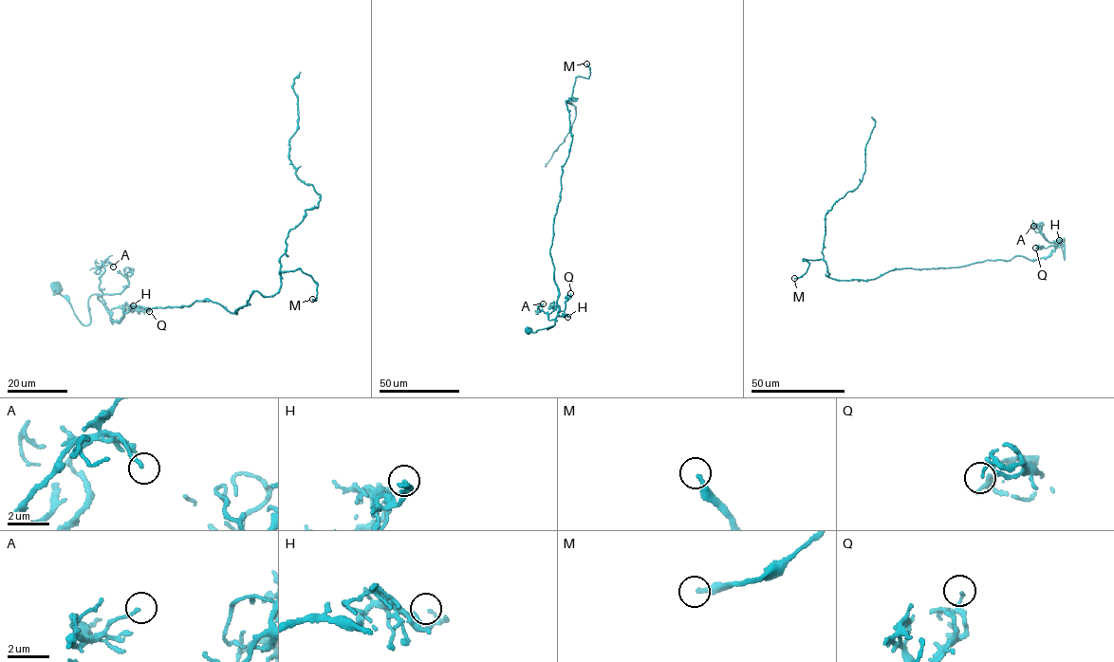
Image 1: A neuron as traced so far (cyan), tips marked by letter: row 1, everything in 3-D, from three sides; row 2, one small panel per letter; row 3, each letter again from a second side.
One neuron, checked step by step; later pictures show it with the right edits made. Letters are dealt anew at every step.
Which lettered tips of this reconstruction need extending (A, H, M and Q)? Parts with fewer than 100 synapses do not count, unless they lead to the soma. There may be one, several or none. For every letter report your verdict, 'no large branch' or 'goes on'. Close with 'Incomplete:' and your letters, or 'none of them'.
A: no large branch
H: no large branch
M: goes on
Q: no large branch
Incomplete: M

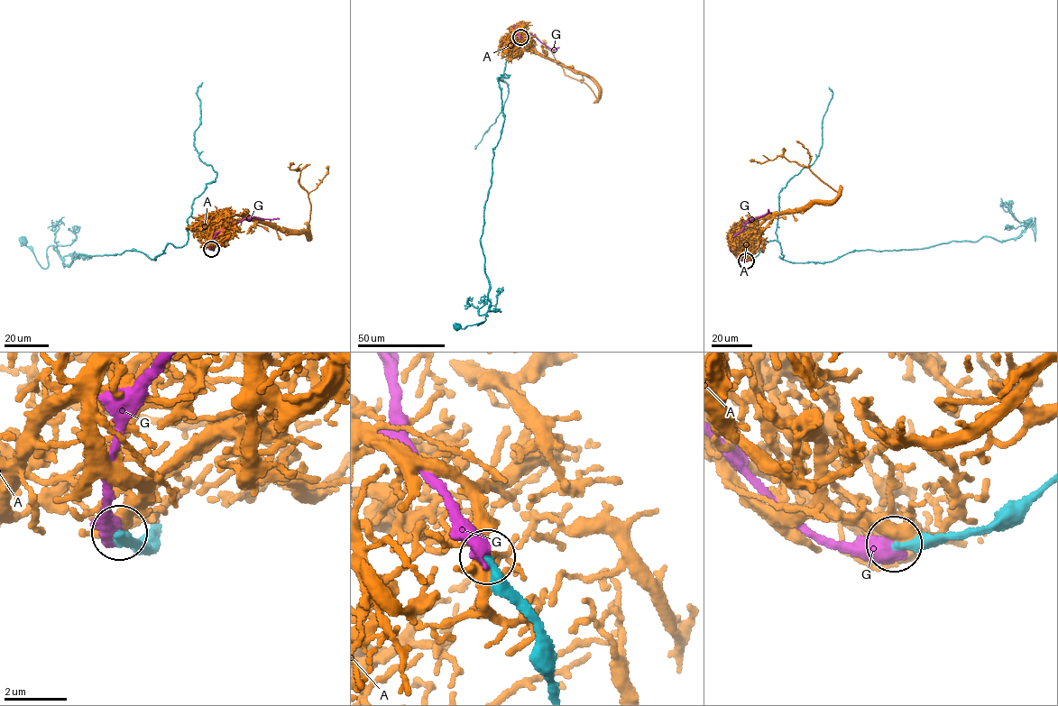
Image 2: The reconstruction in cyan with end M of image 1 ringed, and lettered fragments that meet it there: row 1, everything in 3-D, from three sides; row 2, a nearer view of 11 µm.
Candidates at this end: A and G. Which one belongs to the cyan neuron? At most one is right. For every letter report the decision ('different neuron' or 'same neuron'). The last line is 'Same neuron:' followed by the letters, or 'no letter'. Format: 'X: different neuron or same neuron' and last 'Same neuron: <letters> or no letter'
A: different neuron
G: different neuron
Same neuron: no letter

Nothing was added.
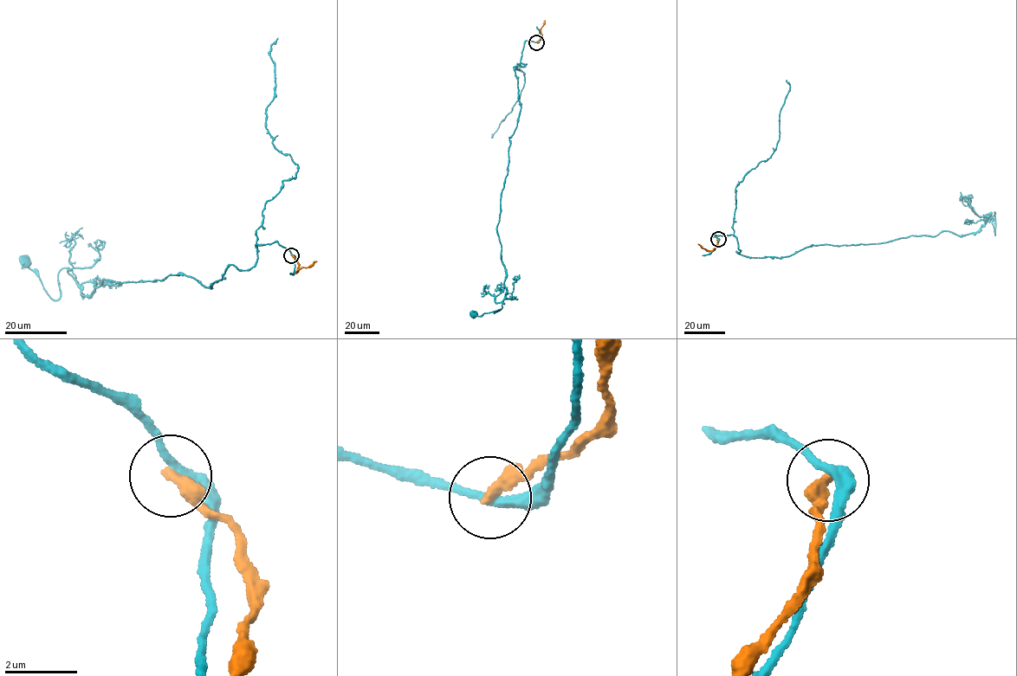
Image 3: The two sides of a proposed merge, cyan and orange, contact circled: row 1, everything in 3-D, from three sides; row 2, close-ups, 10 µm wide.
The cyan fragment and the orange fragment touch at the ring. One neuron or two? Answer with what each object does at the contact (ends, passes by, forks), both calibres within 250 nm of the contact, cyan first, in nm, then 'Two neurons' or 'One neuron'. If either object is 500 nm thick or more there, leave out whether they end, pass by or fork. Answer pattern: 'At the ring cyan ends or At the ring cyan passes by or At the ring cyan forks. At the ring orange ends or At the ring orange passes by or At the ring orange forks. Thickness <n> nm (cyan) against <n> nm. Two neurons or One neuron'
At the ring cyan passes by. At the ring orange ends. Thickness 280 nm (cyan) against 360 nm. Two neurons

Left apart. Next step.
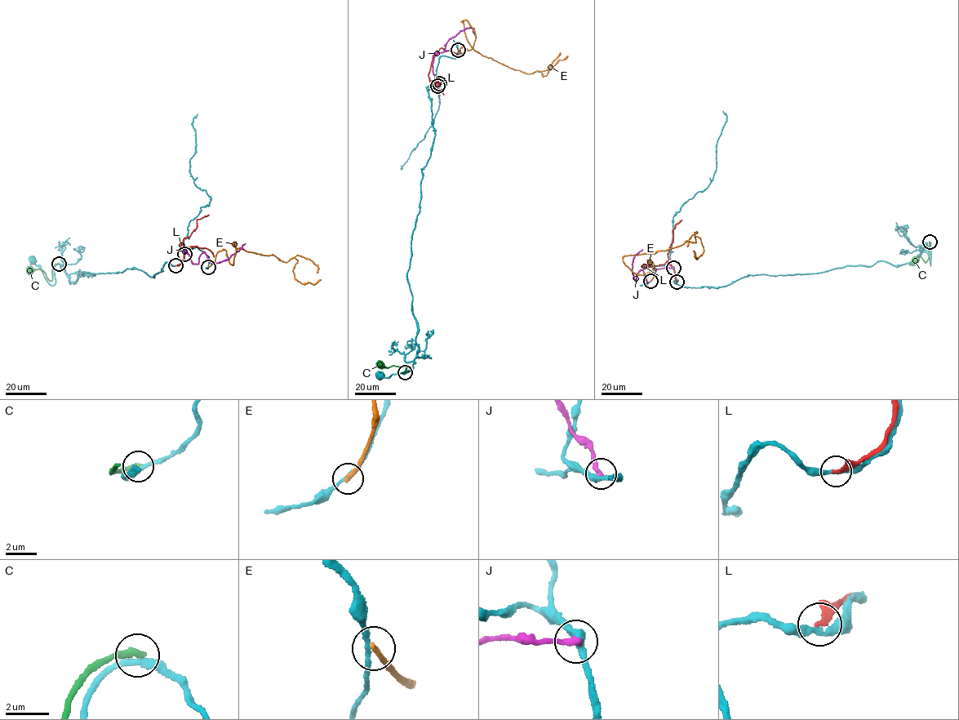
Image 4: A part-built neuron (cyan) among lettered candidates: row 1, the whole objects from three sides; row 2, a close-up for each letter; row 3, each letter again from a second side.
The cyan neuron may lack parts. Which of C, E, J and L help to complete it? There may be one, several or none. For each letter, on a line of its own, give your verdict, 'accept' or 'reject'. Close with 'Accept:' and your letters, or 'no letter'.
C: reject
E: reject
J: reject
L: reject
Accept: no letter

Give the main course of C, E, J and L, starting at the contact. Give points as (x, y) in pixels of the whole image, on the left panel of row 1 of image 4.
C: (59, 264), (52, 268), (51, 281), (40, 269), (27, 272)
E: (209, 267), (225, 250), (233, 264), (236, 242), (296, 259), (294, 276), (303, 283), (321, 279)
J: (184, 254), (184, 250), (193, 264), (198, 263), (203, 251), (211, 263), (225, 261), (245, 243)
L: (175, 265), (183, 260), (180, 244), (210, 250), (214, 256)

